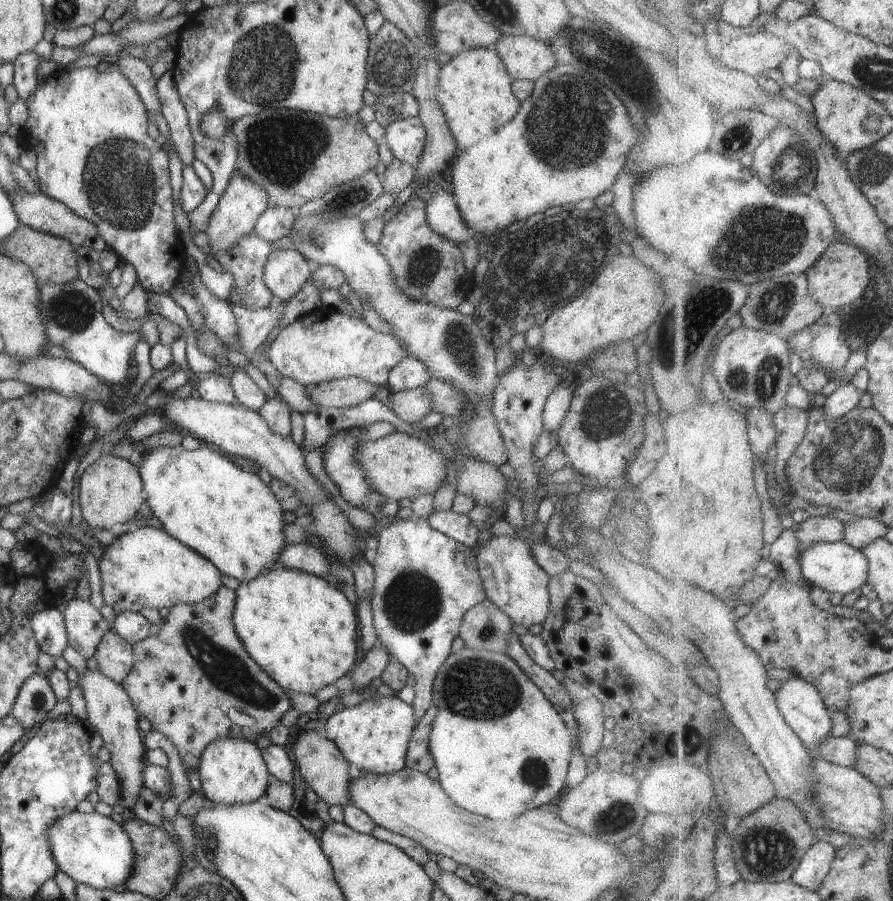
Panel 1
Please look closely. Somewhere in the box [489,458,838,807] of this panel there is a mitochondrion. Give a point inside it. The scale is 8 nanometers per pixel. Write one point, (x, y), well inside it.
(535, 772)

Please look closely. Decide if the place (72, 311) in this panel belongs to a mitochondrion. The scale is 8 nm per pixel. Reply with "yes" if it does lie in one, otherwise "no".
yes

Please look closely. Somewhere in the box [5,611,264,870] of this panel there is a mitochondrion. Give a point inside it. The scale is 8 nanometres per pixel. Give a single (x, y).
(38, 702)

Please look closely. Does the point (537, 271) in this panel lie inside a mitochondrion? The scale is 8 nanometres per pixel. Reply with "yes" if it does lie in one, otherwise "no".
yes

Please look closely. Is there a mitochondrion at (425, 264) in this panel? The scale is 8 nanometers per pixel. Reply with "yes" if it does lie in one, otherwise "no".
yes

